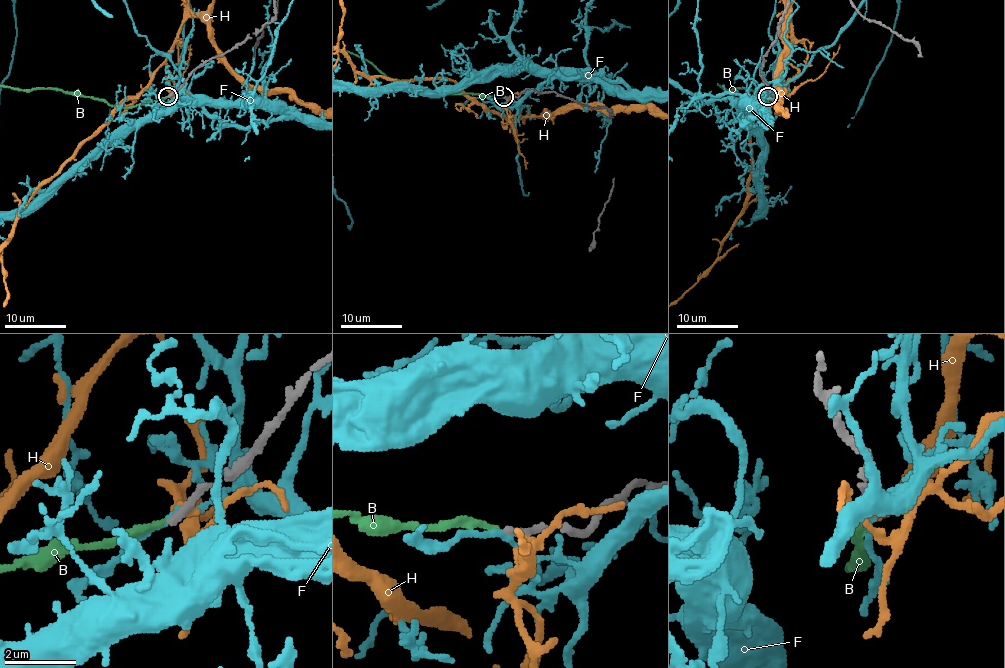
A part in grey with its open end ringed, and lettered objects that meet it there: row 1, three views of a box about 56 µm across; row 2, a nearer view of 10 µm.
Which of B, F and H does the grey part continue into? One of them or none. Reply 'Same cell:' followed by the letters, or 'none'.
Same cell: B

